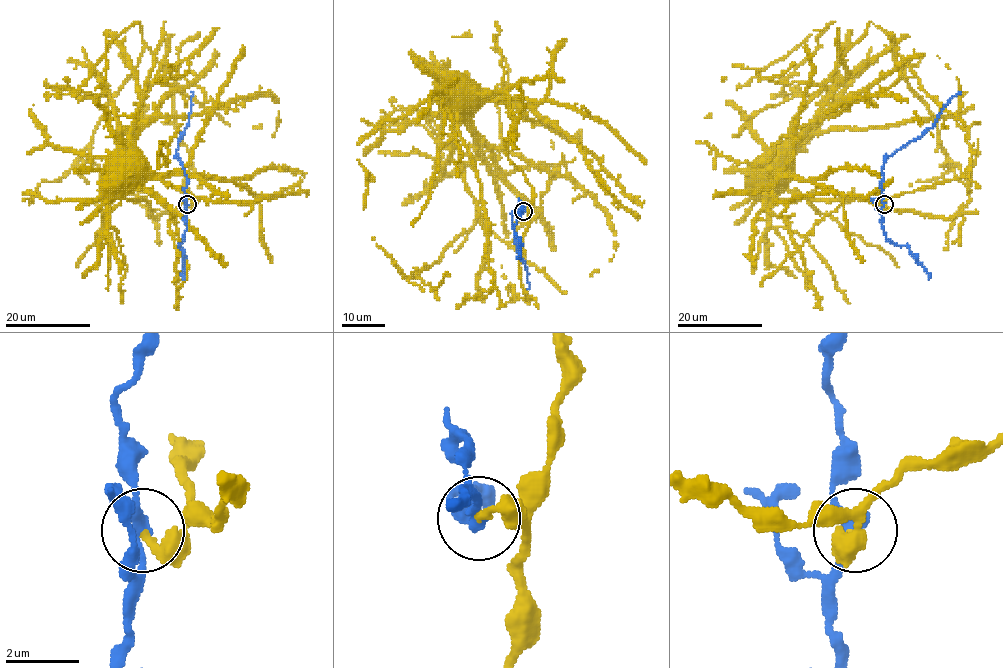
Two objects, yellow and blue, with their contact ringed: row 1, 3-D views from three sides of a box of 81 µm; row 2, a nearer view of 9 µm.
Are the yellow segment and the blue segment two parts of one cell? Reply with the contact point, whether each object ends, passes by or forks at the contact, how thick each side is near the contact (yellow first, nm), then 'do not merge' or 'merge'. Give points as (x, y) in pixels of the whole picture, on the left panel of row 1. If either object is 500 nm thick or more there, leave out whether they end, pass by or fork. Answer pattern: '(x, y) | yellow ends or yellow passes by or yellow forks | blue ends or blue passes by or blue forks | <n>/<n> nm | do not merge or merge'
(187, 204) | yellow ends | blue passes by | 240/280 nm | do not merge

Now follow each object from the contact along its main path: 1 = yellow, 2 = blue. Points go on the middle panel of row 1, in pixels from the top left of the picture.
1: (523, 212), (531, 205), (533, 191), (508, 158), (504, 142), (514, 120), (506, 93), (482, 92), (461, 111)
2: (523, 212), (520, 208), (523, 211), (514, 215), (513, 228), (517, 249), (524, 261), (529, 289)

